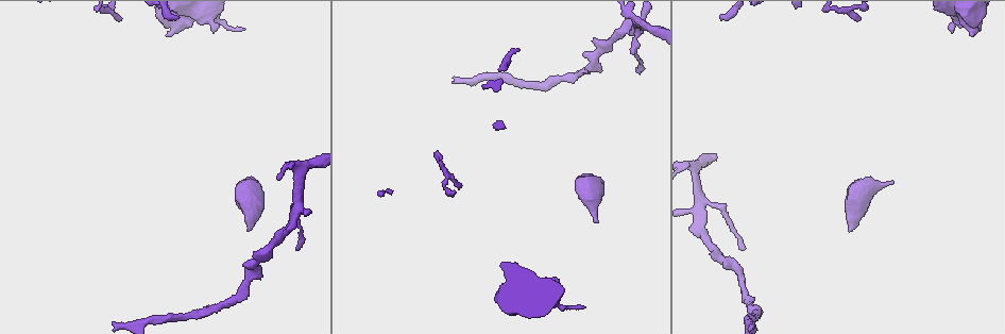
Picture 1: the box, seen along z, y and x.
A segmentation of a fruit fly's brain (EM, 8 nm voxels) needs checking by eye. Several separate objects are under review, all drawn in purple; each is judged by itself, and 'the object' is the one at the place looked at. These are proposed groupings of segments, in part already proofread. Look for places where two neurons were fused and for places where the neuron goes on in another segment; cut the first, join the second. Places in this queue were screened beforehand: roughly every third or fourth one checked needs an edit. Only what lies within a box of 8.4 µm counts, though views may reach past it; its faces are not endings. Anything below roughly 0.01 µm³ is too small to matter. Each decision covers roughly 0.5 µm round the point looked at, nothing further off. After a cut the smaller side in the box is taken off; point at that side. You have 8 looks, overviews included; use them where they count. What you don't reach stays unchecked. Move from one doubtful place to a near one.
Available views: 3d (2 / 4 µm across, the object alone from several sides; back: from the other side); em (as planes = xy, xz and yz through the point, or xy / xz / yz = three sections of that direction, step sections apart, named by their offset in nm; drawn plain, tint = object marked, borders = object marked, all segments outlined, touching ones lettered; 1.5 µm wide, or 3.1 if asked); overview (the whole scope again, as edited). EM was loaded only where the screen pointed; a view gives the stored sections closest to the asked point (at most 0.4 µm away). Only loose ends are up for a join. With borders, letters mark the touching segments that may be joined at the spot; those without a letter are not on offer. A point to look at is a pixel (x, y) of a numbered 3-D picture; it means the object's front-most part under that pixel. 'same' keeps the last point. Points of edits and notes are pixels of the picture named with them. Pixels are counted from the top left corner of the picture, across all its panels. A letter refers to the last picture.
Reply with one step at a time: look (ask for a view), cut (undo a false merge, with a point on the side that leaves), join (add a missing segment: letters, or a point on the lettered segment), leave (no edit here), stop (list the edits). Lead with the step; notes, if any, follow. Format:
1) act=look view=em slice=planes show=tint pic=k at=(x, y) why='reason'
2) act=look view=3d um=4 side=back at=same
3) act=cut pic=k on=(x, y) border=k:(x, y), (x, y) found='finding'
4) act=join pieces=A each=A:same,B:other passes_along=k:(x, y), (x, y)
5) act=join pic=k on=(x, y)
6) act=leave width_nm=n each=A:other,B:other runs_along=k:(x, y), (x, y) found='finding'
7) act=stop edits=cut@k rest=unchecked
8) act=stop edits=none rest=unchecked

act=look view=em slice=planes show=borders pic=1 at=(973, 34) why='stops while still wide'

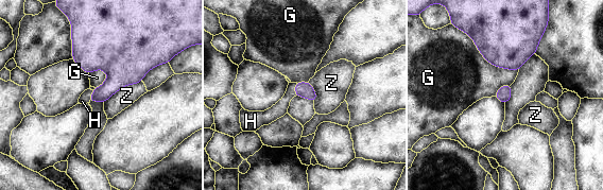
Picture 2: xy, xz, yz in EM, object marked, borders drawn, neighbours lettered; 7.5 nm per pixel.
act=join pieces=H longest_contact=G:480nm each=G:other,H:same,Z:other found='the neuron continues'

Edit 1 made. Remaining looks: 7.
act=look view=3d um=2 pic=1 at=(893, 182) why='an open end'

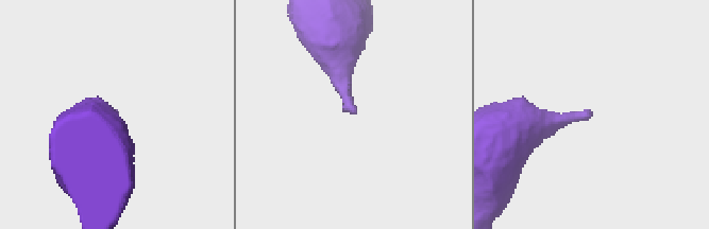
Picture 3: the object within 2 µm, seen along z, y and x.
act=look view=em slice=planes show=borders pic=3 at=(590, 112) why='shape alone is not enough'

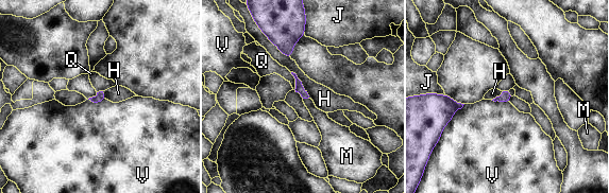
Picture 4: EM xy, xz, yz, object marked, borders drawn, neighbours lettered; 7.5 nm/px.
act=join pieces=M longest_contact=H:280nm each=H:other,J:other,M:same,Q:other,V:other passes_along=4:(300, 89), (305, 98), (324, 124) found='the neuron continues'

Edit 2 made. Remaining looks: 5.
act=stop edits=join@2,join@4 rest=unchecked

